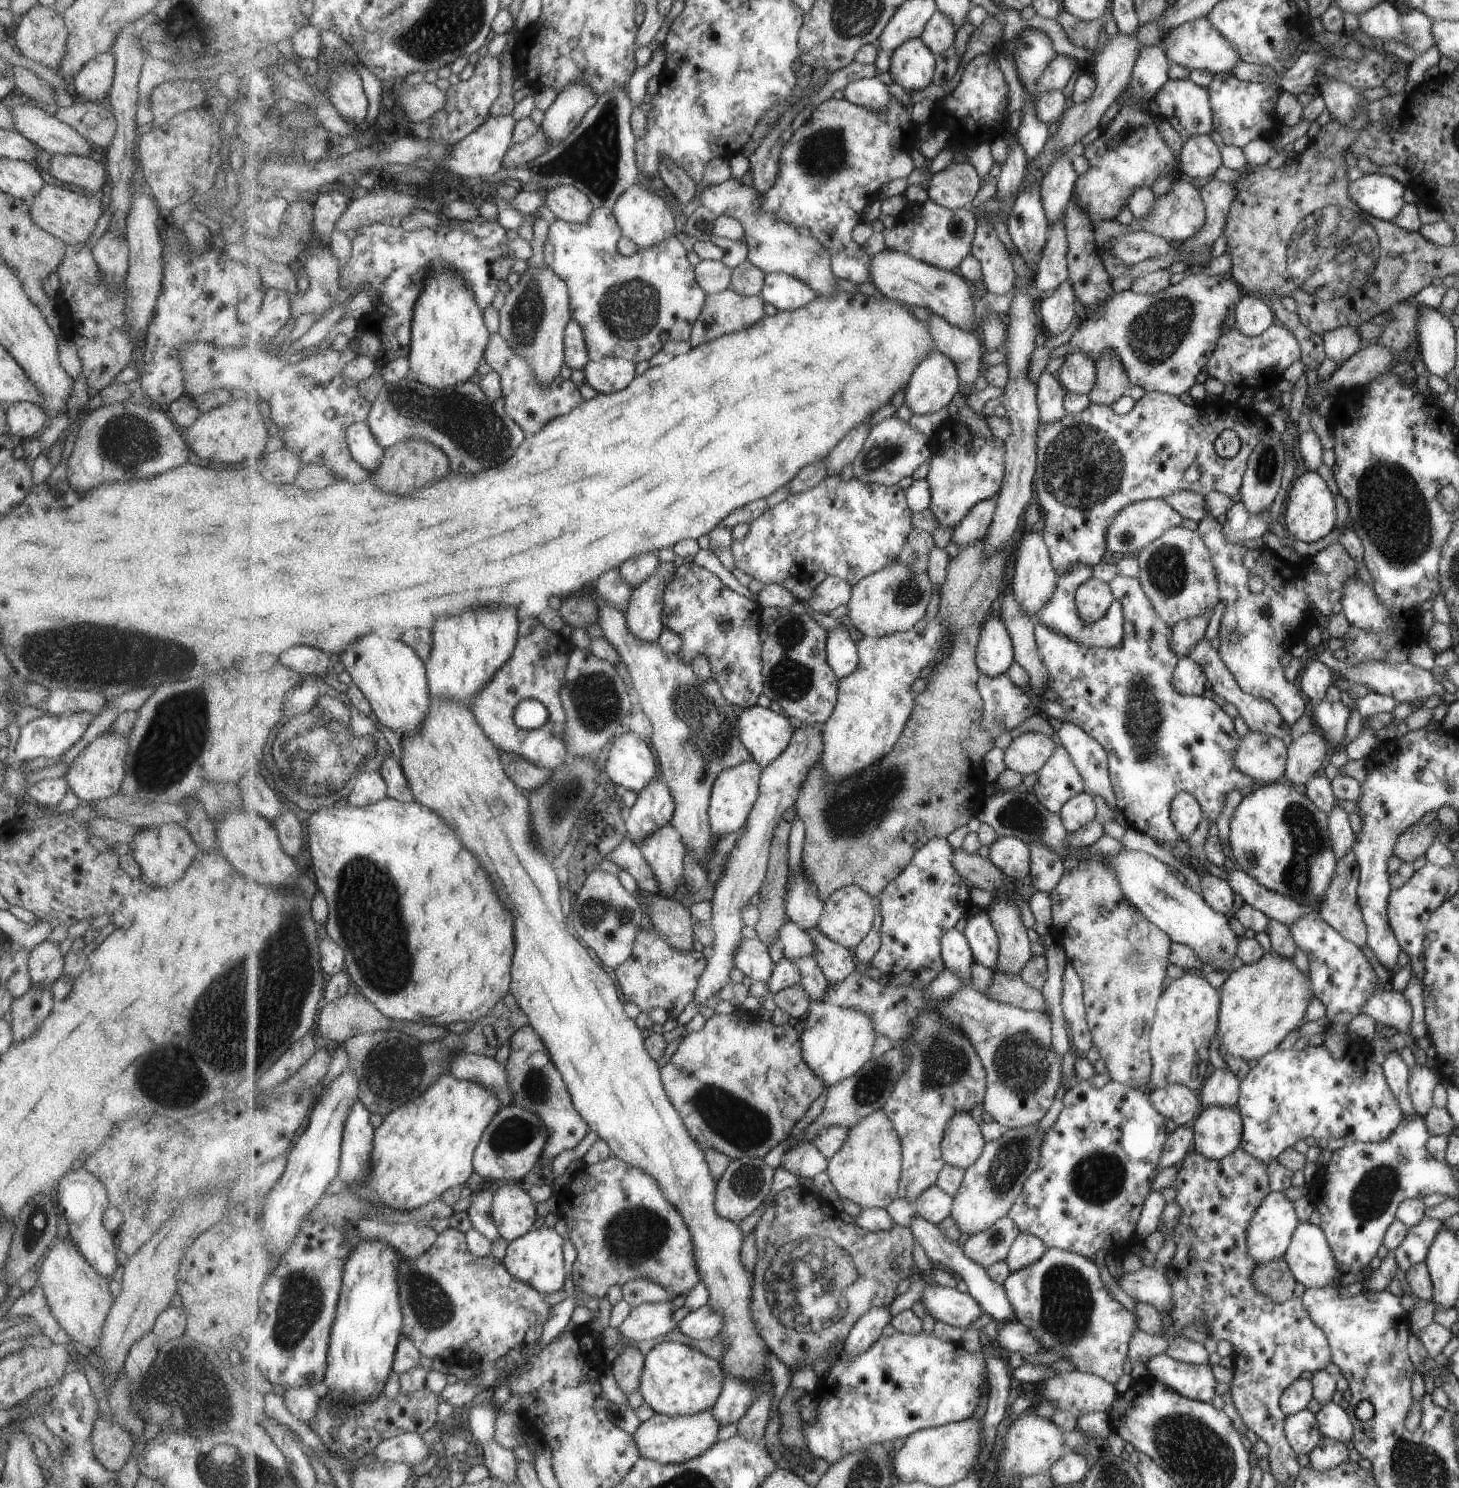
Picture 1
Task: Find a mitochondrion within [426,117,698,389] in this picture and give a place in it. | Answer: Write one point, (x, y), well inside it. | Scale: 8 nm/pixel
(630, 310)

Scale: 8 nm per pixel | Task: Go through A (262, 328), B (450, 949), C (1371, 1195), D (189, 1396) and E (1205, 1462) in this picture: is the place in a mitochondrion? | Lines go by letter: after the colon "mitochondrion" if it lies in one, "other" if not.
A: other
B: other
C: mitochondrion
D: mitochondrion
E: mitochondrion

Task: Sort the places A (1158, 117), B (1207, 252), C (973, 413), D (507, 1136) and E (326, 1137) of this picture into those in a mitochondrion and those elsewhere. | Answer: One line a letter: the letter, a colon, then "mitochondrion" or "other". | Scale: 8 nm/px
A: other
B: other
C: other
D: mitochondrion
E: other

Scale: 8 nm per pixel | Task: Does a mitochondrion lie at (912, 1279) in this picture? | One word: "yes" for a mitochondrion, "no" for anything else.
no

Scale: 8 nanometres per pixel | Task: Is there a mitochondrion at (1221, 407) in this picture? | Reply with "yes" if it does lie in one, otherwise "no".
no

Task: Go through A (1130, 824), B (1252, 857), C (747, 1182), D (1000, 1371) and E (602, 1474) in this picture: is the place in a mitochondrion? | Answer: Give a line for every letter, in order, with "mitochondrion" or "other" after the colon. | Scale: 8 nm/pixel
A: other
B: mitochondrion
C: mitochondrion
D: other
E: other

